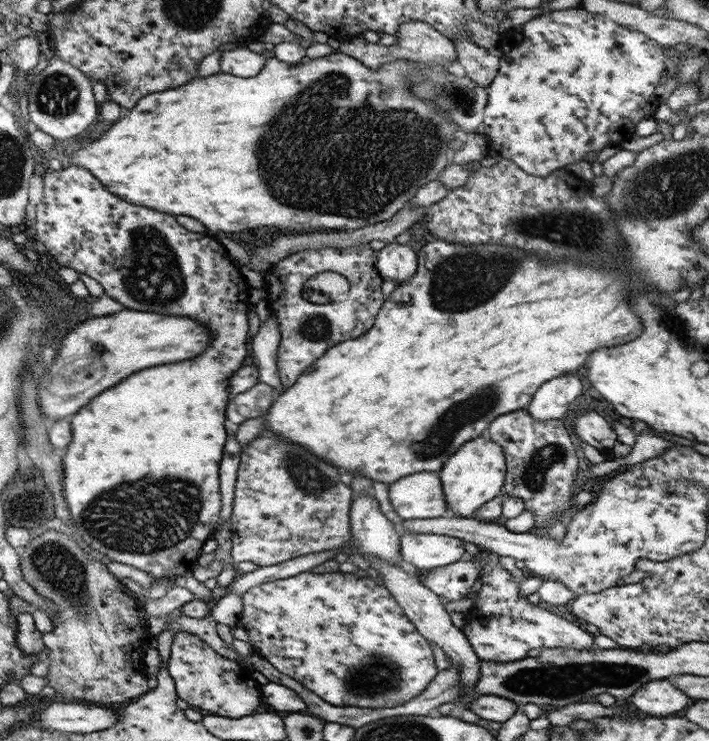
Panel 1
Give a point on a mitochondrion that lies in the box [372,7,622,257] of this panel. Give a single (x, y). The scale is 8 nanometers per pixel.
(456, 95)

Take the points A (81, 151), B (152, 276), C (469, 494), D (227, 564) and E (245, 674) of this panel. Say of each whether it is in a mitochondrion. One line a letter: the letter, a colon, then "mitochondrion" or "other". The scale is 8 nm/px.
A: other
B: mitochondrion
C: other
D: other
E: other

